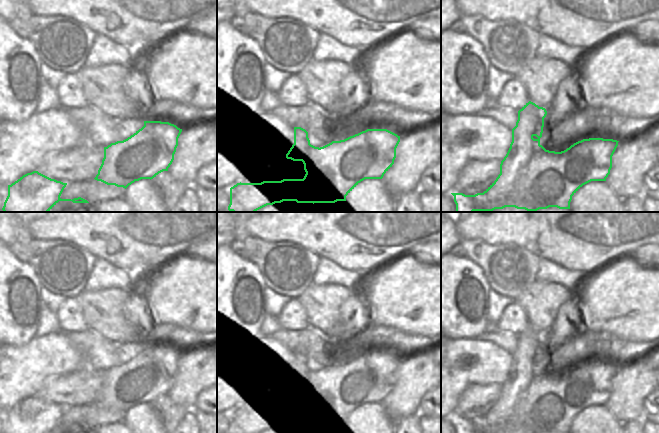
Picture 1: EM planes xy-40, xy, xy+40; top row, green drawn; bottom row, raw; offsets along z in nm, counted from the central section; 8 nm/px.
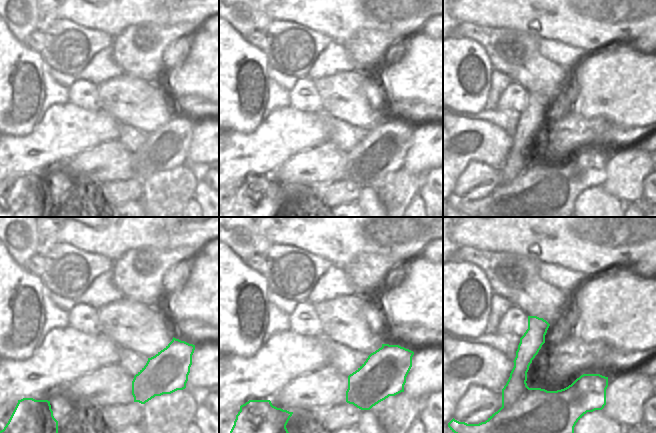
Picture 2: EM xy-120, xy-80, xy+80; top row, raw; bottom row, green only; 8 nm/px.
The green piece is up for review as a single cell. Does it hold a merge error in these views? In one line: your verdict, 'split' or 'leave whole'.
split

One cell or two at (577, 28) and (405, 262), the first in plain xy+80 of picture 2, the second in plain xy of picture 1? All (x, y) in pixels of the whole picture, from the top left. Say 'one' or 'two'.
two

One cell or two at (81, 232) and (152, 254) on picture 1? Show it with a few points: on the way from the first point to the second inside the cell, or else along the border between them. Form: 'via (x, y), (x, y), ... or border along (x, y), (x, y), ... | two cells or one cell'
via (99, 230), (121, 230), (127, 232), (134, 239) | one cell

